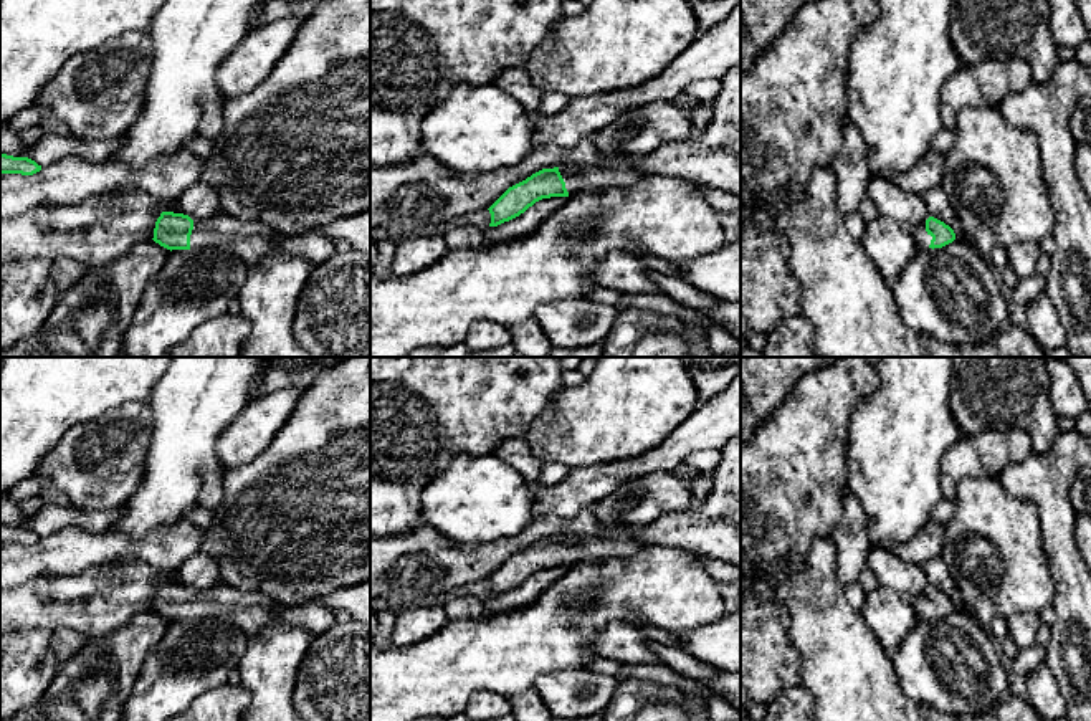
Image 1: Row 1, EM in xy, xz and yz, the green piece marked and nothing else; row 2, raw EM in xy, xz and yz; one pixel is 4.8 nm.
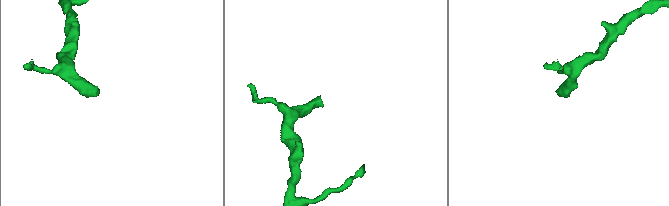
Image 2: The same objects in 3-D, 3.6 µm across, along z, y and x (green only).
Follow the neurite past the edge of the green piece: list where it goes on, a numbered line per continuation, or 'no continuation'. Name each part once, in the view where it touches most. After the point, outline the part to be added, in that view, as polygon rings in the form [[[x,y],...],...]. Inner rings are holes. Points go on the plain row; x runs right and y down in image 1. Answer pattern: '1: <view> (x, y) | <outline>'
1: xy (248, 611) | [[[217,584],[208,590],[193,590],[190,618],[217,618],[241,628],[248,637],[271,620],[306,627],[314,637],[337,623],[334,609],[309,600],[294,609],[276,609],[271,600],[260,592],[241,592],[235,587]]]

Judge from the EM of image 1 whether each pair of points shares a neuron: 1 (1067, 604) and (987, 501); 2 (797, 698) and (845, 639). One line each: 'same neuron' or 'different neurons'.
1: different neurons
2: different neurons

